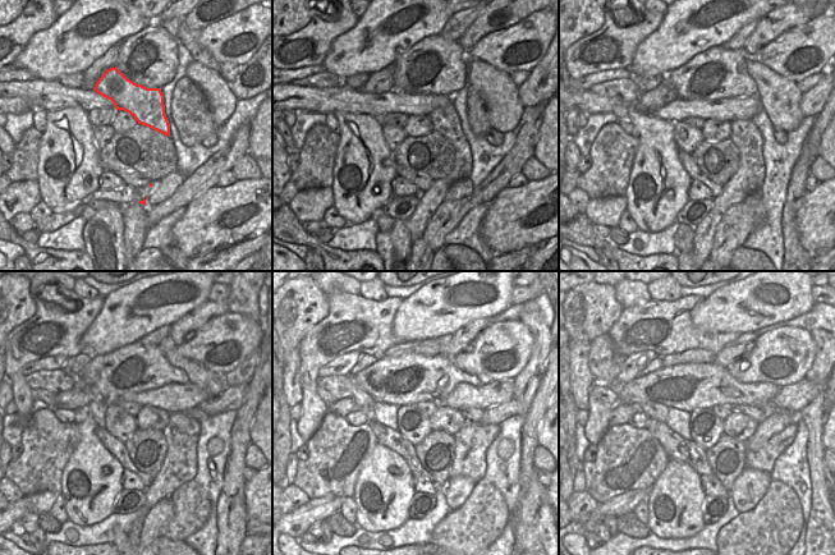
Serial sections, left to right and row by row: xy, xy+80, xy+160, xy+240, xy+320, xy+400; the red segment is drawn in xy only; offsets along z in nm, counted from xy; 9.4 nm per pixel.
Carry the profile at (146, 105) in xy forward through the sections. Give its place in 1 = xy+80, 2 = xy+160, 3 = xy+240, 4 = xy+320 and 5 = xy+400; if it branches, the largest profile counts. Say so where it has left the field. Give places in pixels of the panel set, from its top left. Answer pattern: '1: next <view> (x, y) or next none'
1: next xy+80 (445, 120)
2: next xy+160 (748, 140)
3: next xy+240 (179, 467)
4: next xy+320 (472, 440)
5: next xy+400 (762, 459)

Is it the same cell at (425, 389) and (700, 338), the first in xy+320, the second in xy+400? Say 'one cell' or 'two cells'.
two cells

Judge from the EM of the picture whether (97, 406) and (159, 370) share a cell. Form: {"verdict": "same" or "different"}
{"verdict": "different"}

